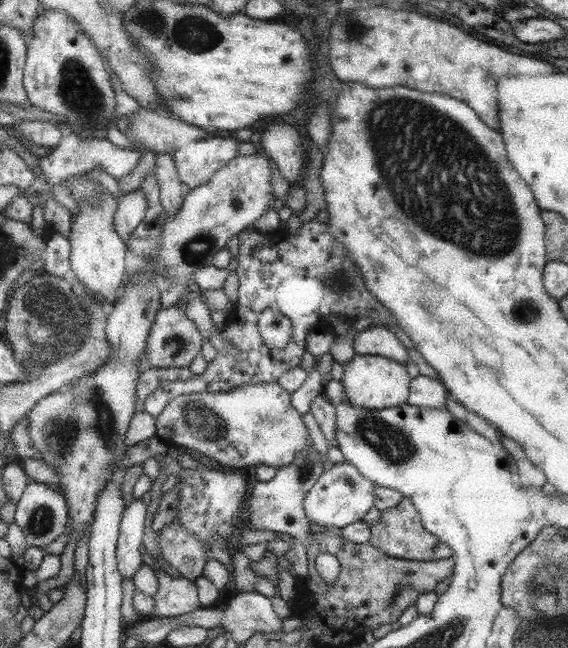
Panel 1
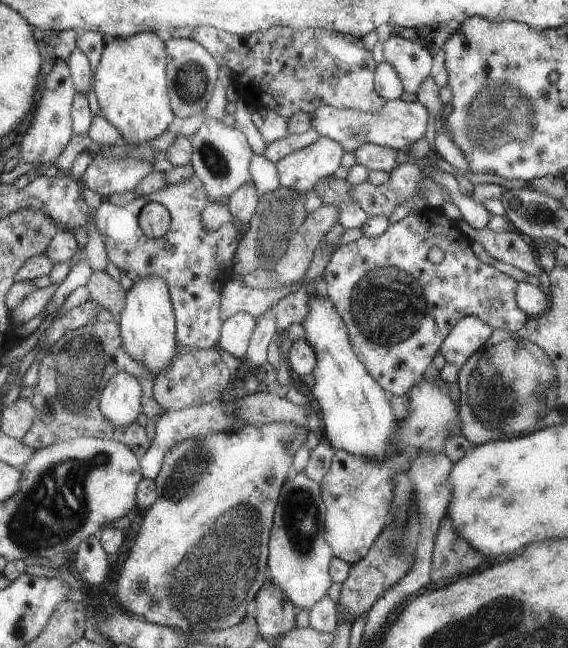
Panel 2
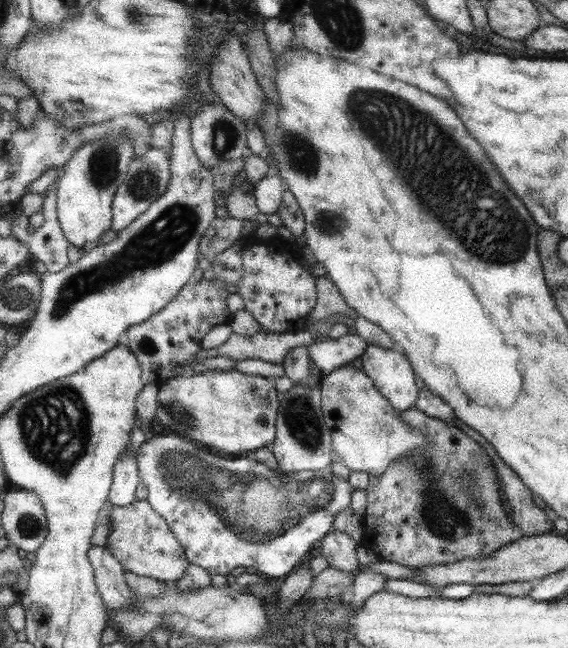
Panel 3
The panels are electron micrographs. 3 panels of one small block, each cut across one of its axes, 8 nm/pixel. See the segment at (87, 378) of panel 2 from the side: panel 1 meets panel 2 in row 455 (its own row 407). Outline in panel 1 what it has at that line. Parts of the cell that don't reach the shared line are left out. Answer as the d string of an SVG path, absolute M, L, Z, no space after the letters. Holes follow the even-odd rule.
M146 367L145 370L140 373L140 386L136 386L136 394L140 398L140 412L144 411L144 401L146 401L146 398L154 393L156 389L160 389L168 382L184 381L192 376L191 370L184 367Z

